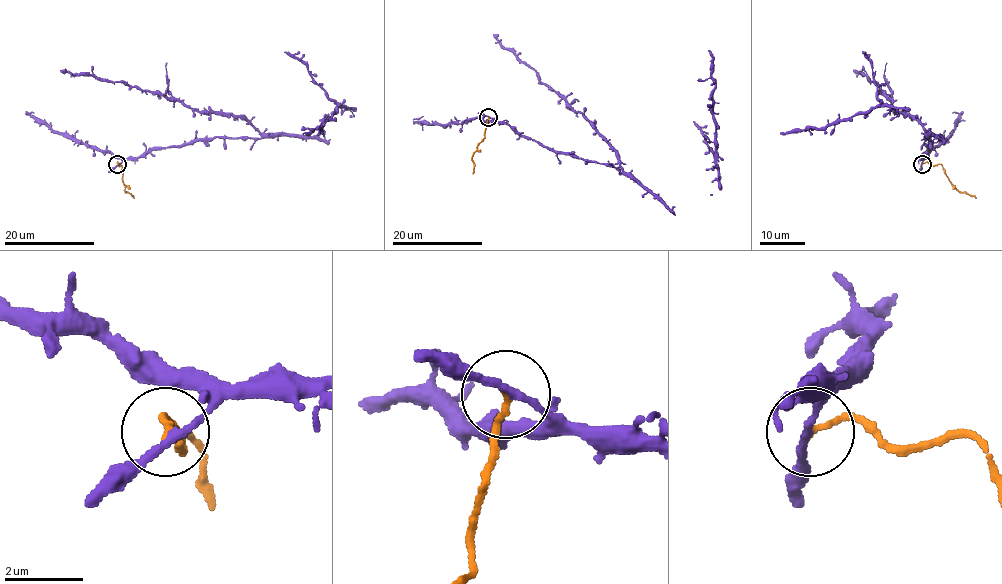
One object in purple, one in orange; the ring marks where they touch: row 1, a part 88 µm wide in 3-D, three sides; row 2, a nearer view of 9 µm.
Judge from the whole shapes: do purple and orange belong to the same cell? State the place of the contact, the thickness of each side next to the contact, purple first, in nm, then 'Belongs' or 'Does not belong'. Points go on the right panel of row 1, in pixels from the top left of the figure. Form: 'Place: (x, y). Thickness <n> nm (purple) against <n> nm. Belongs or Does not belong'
Place: (922, 164). Thickness 190 nm (purple) against 140 nm. Does not belong

